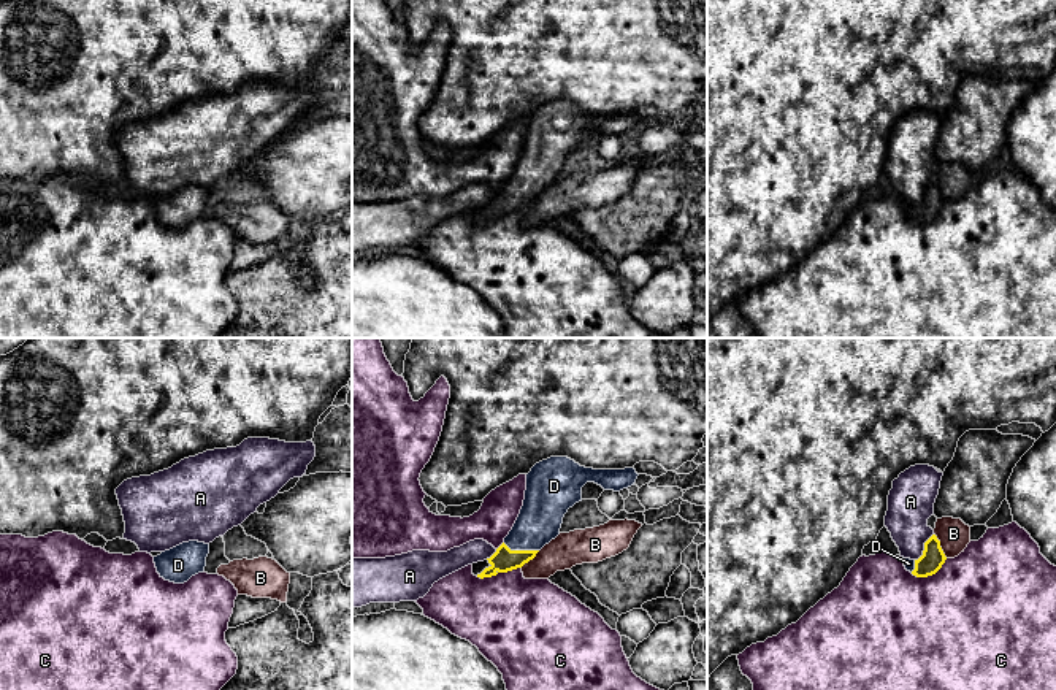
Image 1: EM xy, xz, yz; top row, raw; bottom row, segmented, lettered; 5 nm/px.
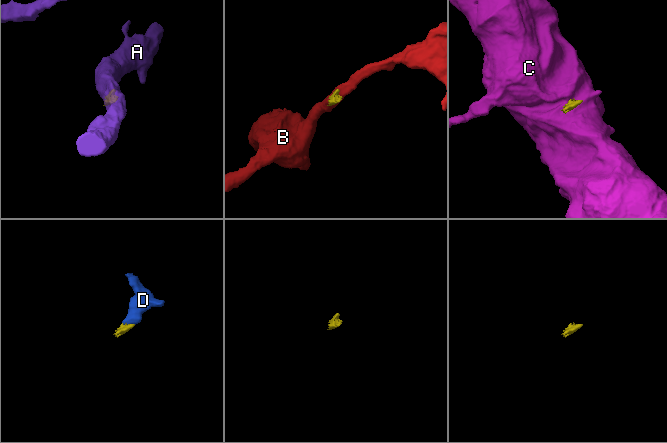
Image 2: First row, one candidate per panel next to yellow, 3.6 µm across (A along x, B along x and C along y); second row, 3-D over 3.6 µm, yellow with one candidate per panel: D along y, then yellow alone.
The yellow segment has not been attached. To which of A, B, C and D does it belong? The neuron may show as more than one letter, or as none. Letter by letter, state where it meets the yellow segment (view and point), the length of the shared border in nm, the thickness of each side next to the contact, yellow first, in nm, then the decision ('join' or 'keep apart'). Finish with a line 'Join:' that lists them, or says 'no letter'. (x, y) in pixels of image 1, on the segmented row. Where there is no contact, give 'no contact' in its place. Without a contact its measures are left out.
A: contact yz (925, 548); length 170 nm; calibres 120 and 240 nm; keep apart
B: contact yz (939, 546); length 140 nm; calibres 120 and 160 nm; keep apart
C: contact xz (498, 571); length 240 nm; calibres 120 and 440 nm; keep apart
D: contact xz (520, 551); length 190 nm; calibres 120 and 220 nm; join
Join: D

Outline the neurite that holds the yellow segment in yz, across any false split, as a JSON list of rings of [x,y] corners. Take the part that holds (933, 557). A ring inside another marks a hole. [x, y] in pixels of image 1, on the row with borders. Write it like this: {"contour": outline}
{"contour": [[[932,535],[924,542],[923,555],[918,560],[904,558],[904,566],[916,577],[928,577],[935,574],[942,565],[945,563],[947,557],[940,547],[940,541],[935,535]]]}

